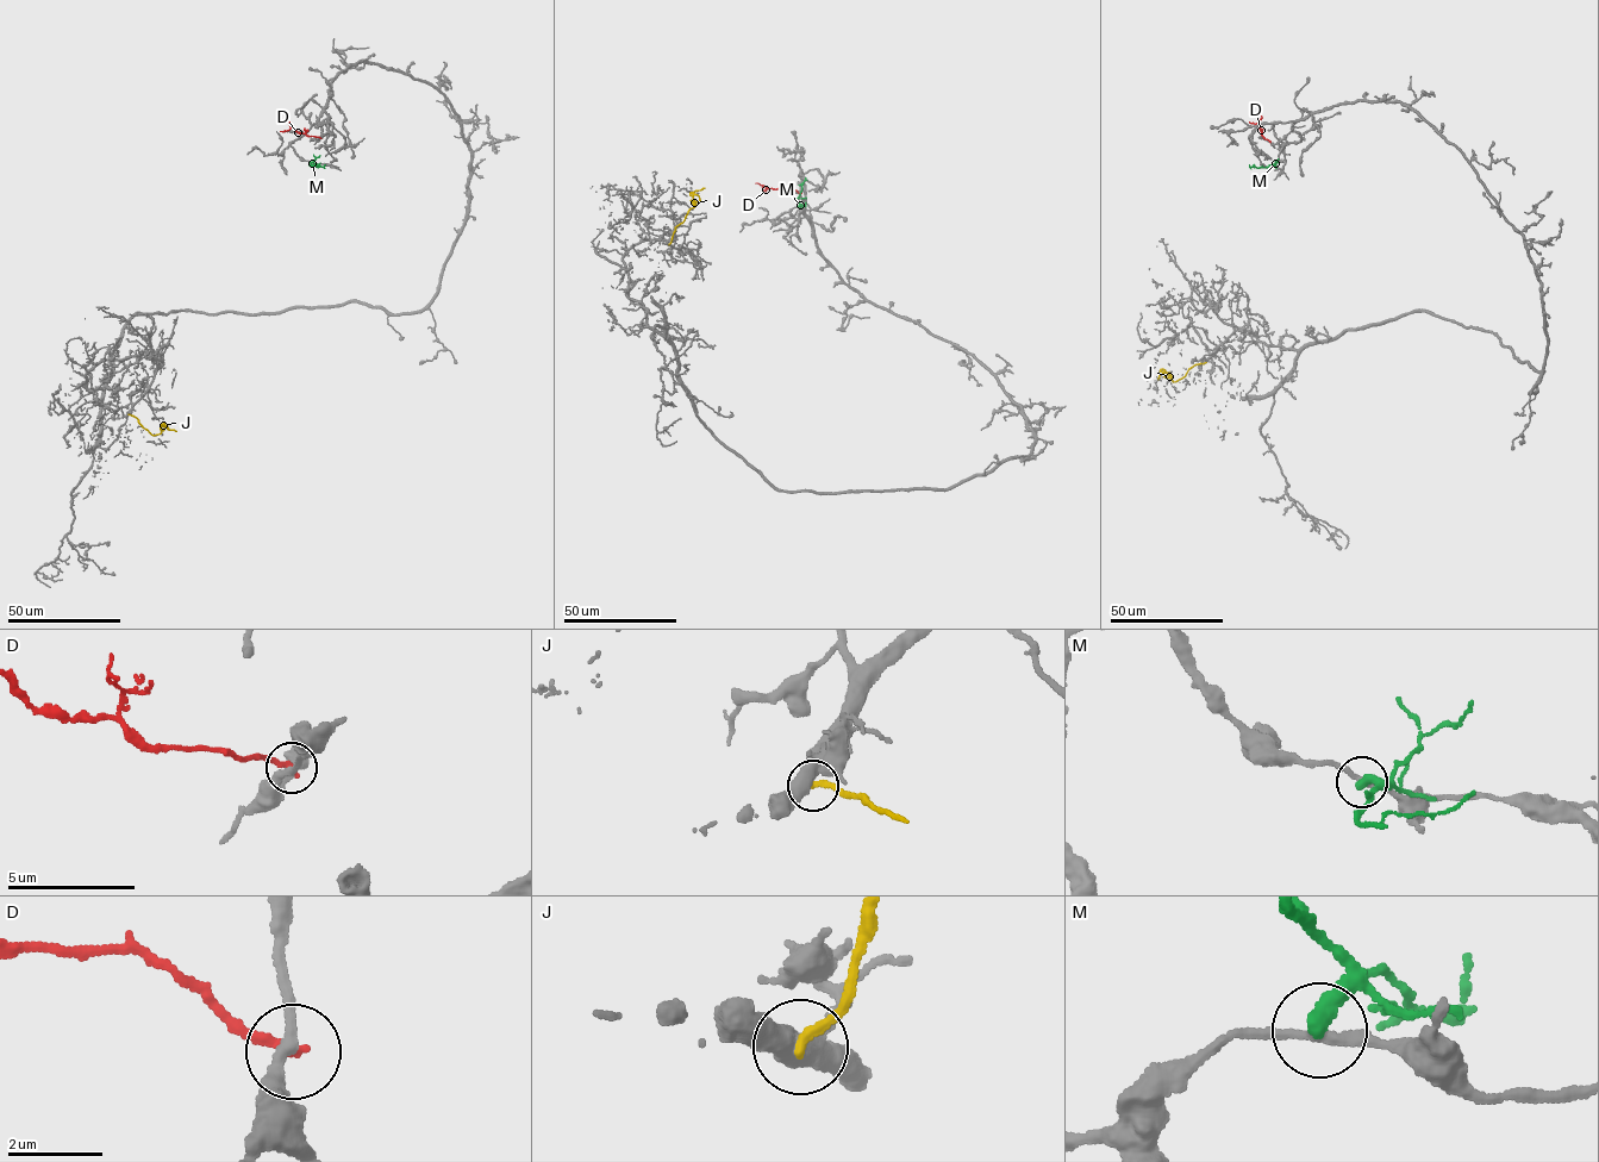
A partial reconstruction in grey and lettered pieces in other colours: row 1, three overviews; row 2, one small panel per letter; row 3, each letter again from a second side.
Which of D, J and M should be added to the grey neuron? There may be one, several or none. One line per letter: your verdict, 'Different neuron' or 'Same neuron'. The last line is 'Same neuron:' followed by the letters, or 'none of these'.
D: Different neuron
J: Different neuron
M: Different neuron
Same neuron: none of these

